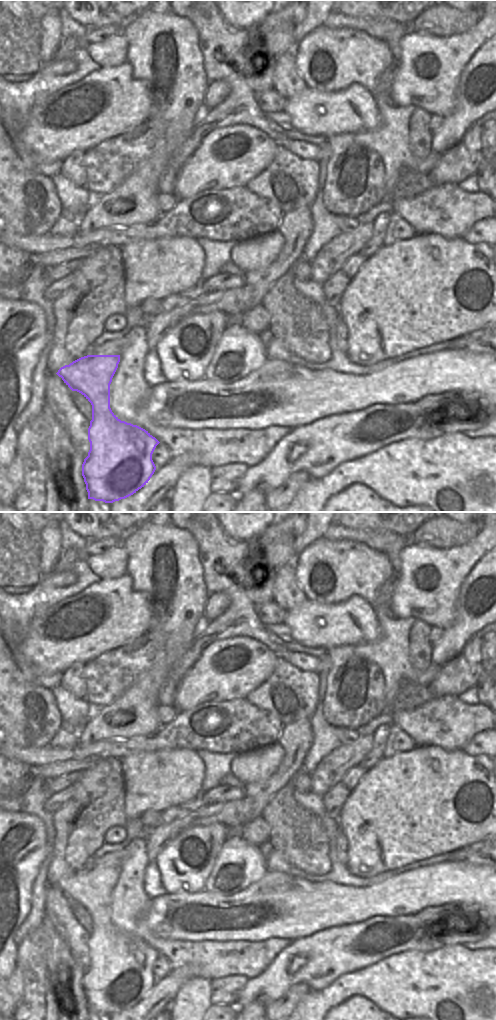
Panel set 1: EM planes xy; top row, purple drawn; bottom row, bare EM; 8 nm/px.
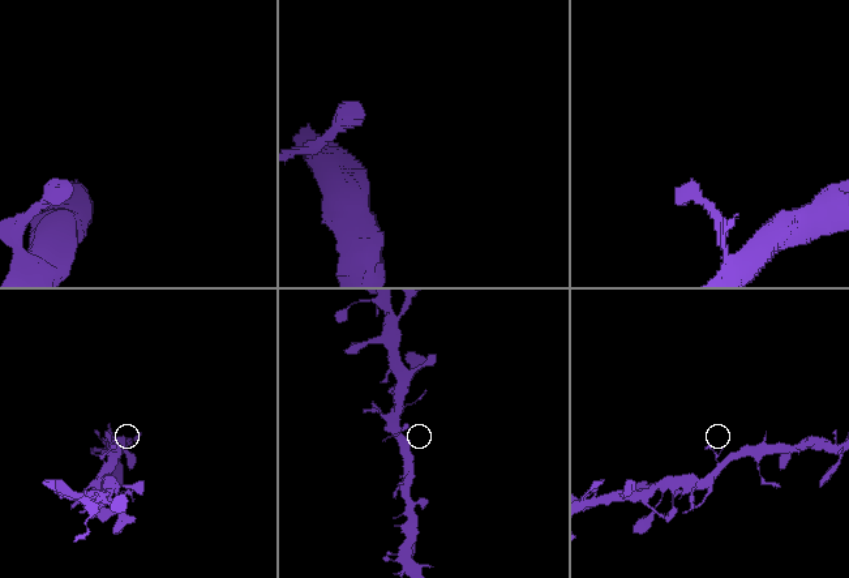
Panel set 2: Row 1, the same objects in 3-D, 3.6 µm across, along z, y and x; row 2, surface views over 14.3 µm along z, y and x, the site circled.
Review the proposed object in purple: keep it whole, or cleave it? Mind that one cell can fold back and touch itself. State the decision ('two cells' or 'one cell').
one cell

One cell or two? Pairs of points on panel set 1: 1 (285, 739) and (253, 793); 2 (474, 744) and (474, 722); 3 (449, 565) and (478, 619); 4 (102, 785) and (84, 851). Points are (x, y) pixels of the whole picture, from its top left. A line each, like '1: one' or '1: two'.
1: one
2: two
3: two
4: one

